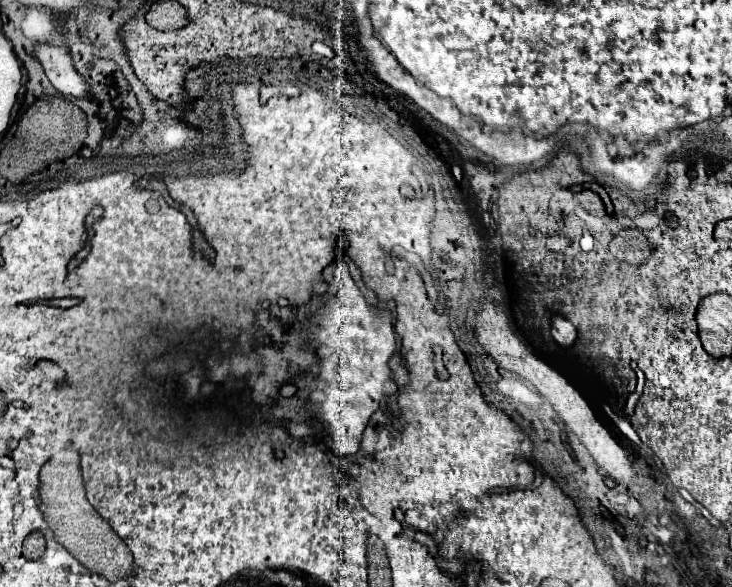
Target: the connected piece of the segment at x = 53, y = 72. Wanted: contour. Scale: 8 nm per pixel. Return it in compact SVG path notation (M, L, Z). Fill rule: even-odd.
M36 43L34 49L36 49L36 57L40 59L46 71L46 77L62 95L68 95L74 99L94 99L90 85L74 67L68 45L56 47L46 43Z

